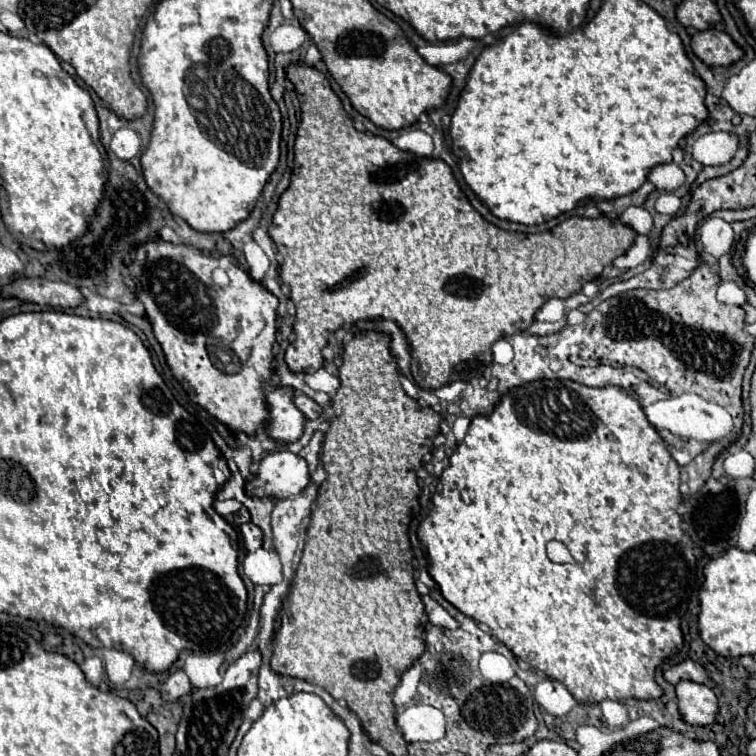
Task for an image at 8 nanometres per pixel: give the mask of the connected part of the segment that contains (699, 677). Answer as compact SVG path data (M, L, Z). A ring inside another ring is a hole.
M685 659L685 661L669 667L667 671L663 671L663 677L665 677L665 681L669 681L671 685L677 685L681 679L689 679L689 681L695 681L695 683L707 681L705 669L703 669L699 663L691 661L691 659Z

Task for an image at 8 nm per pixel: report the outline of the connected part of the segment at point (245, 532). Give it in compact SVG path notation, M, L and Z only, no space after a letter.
M243 523L243 525L239 527L239 531L241 531L241 539L243 539L243 545L245 545L247 553L257 551L257 549L261 547L263 533L261 533L261 529L259 529L257 525L253 525L253 523Z

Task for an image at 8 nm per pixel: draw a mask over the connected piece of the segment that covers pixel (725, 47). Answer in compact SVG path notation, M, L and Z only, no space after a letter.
M705 29L691 35L693 53L707 65L727 67L743 57L743 51L733 43L733 39L717 29Z

